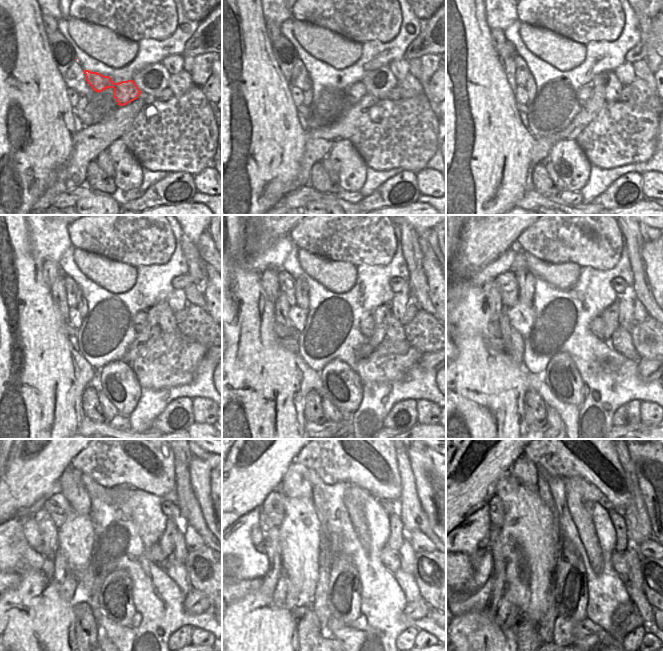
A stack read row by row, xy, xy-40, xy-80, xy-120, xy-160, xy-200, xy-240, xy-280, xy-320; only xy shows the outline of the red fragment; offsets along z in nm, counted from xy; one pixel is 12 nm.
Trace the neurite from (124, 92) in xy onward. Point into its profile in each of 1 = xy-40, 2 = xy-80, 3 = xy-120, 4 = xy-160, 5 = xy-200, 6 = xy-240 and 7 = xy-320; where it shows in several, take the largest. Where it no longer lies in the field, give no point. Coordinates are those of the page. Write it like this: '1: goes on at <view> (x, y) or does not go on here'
1: goes on at xy-40 (356, 91)
2: goes on at xy-80 (585, 93)
3: goes on at xy-120 (140, 320)
4: goes on at xy-160 (367, 324)
5: goes on at xy-200 (597, 326)
6: goes on at xy-240 (154, 553)
7: goes on at xy-320 (619, 559)

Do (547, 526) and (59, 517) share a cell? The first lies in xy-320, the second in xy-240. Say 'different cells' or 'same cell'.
different cells

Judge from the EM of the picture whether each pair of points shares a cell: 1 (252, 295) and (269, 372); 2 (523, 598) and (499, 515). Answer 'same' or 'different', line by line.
1: same
2: different

